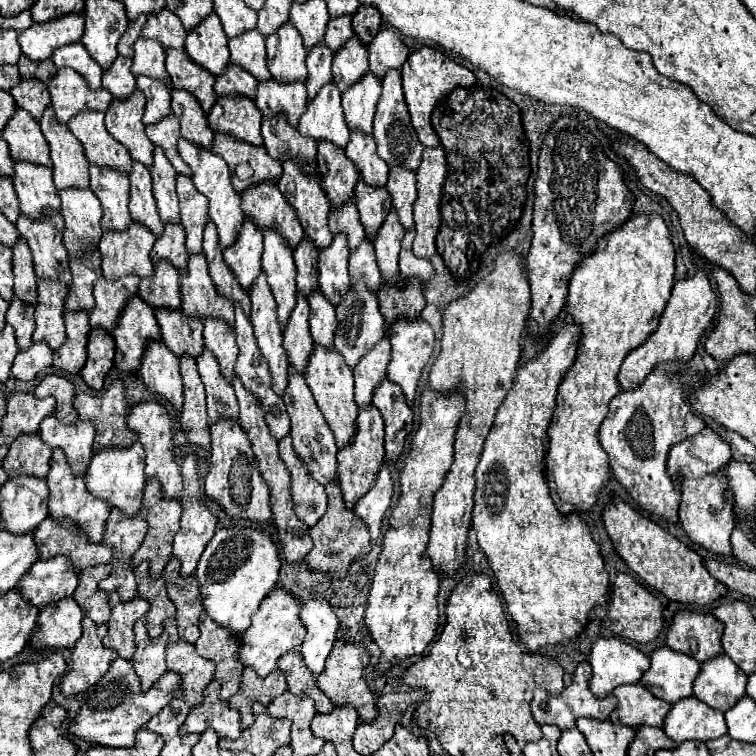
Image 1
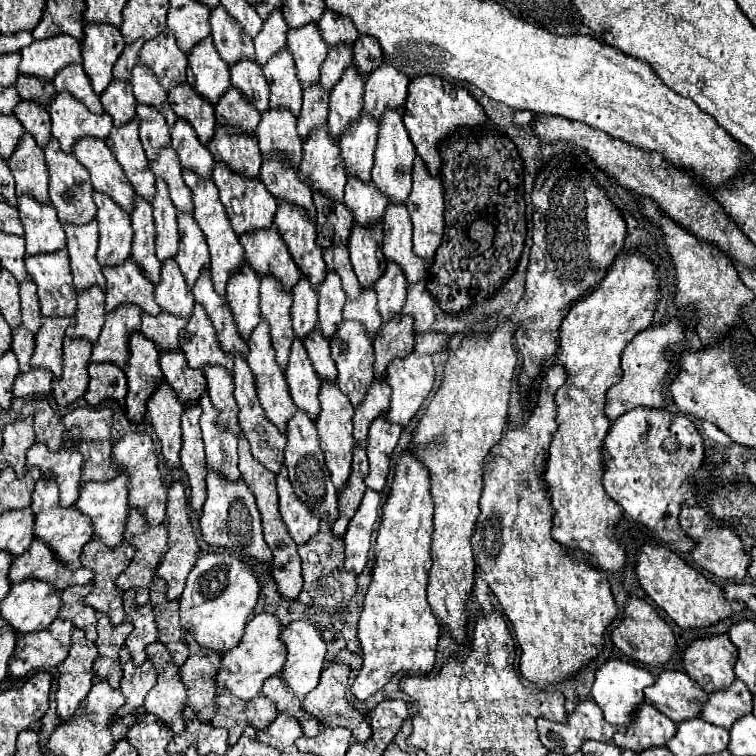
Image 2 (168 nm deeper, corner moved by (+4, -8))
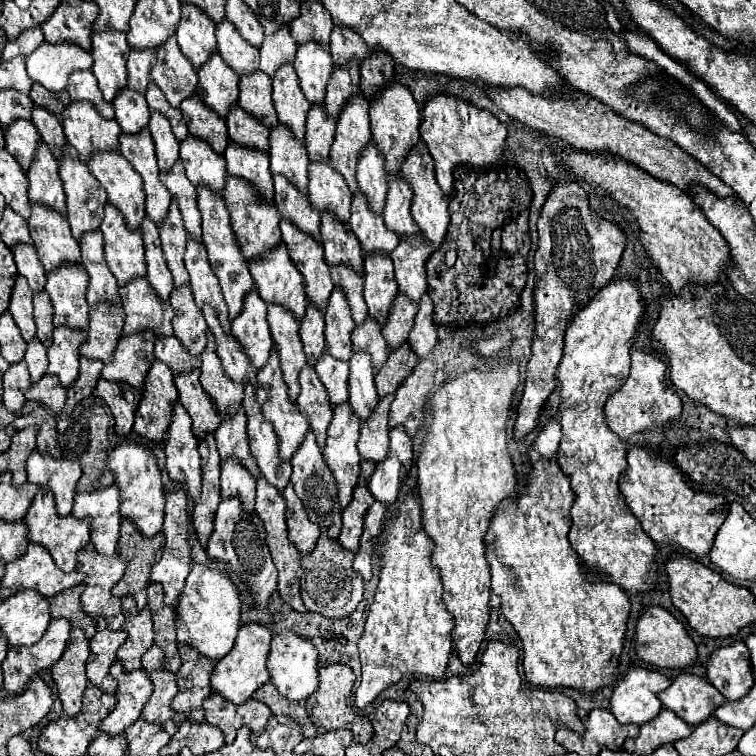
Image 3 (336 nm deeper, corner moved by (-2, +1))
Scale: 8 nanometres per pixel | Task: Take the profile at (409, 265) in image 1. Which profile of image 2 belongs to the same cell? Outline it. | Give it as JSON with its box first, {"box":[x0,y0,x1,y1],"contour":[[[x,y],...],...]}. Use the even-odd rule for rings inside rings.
{"box":[402,280,434,334],"contour":[[[418,280],[408,286],[408,296],[402,312],[414,316],[416,334],[428,332],[434,322],[434,296],[426,290],[426,280]]]}

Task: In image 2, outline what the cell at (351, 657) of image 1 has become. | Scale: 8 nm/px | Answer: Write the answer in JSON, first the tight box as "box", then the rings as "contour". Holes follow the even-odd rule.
{"box":[302,662,372,742],"contour":[[[336,662],[328,664],[328,666],[324,668],[324,672],[320,674],[320,684],[318,684],[318,688],[314,688],[314,690],[304,698],[302,708],[304,708],[308,714],[316,716],[324,726],[344,726],[344,728],[352,730],[352,734],[354,734],[354,738],[356,738],[358,742],[366,742],[366,740],[370,738],[370,732],[372,732],[372,730],[370,730],[370,724],[368,724],[366,716],[364,716],[364,714],[358,714],[358,712],[354,710],[354,706],[350,704],[348,696],[346,696],[348,676],[350,676],[350,666],[346,666],[346,664],[336,664]]]}

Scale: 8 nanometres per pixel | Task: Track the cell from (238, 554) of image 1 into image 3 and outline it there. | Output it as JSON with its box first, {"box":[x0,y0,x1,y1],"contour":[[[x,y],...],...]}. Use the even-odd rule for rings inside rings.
{"box":[174,565,240,661],"contour":[[[192,565],[192,571],[186,577],[186,585],[174,609],[178,643],[190,645],[200,655],[214,661],[220,661],[232,649],[240,629],[240,597],[226,573],[206,565]]]}

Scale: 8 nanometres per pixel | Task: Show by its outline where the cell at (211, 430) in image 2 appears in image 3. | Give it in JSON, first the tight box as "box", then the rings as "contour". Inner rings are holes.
{"box":[222,459,256,513],"contour":[[[226,459],[222,463],[222,497],[236,497],[242,501],[246,513],[254,511],[256,501],[256,481],[252,475],[242,467],[238,459]]]}

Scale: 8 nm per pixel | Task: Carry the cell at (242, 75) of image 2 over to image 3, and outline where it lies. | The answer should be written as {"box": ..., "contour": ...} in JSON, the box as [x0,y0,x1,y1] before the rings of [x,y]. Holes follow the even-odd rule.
{"box":[238,71,278,129],"contour":[[[256,71],[252,75],[240,77],[238,105],[246,113],[254,115],[254,119],[262,121],[268,129],[278,125],[276,109],[272,105],[272,97],[270,95],[272,95],[272,79],[266,73]]]}

